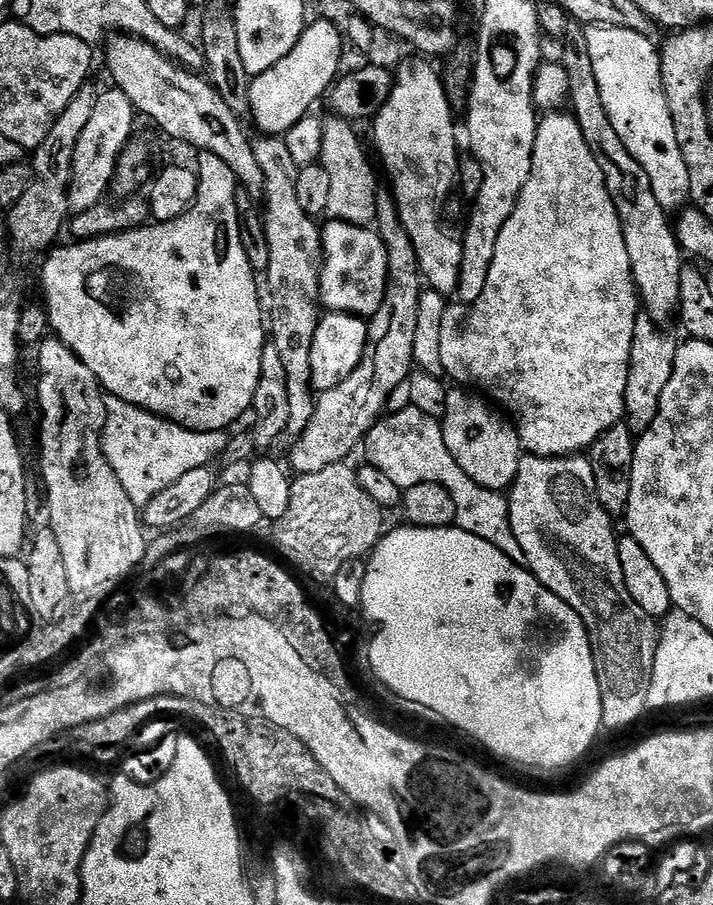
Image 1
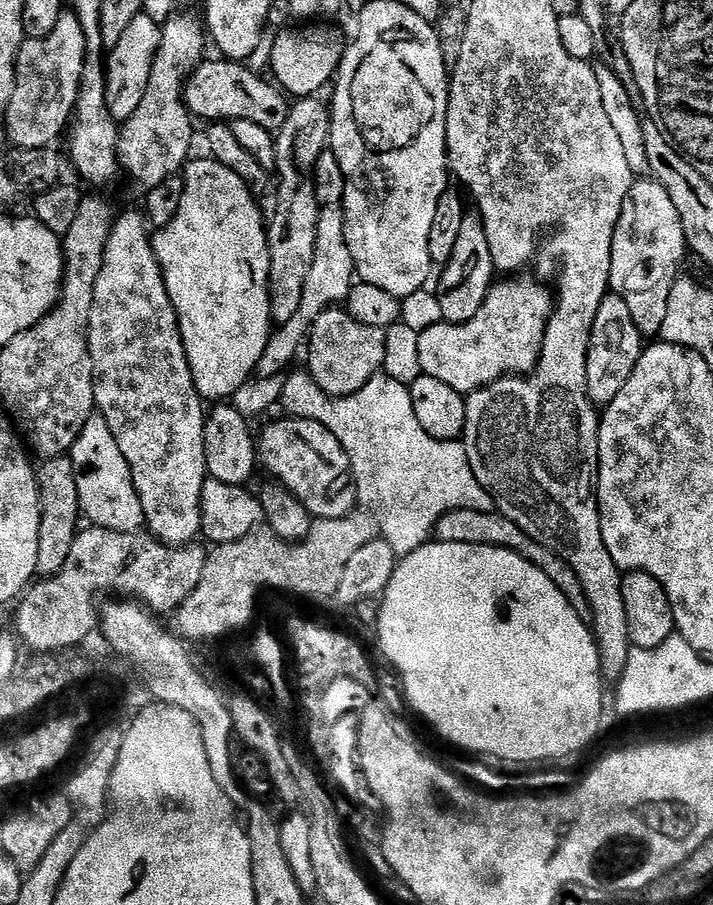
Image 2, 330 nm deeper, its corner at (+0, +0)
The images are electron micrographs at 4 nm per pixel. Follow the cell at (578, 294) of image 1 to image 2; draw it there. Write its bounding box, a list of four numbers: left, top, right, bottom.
[418,278,554,392]

